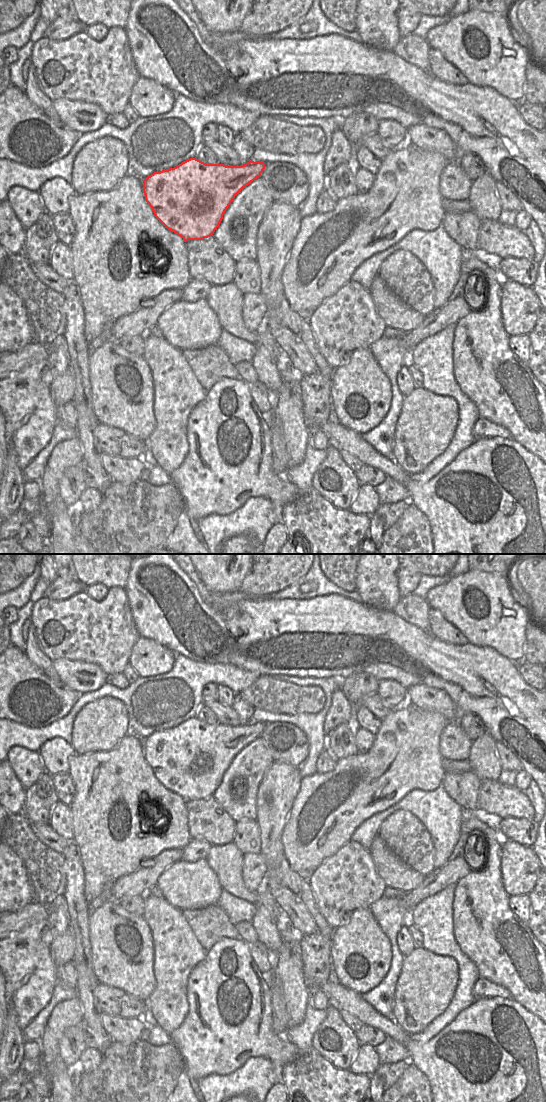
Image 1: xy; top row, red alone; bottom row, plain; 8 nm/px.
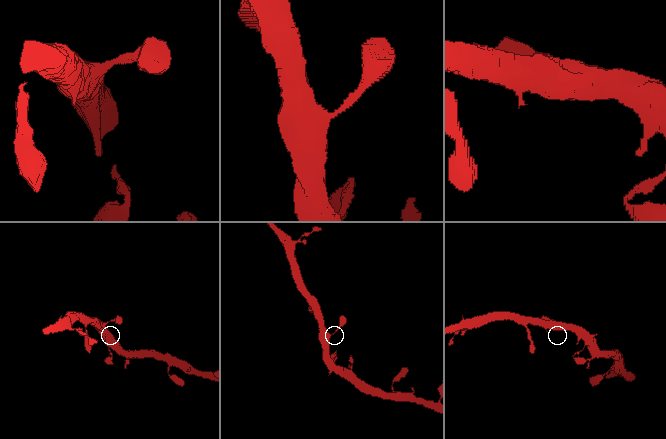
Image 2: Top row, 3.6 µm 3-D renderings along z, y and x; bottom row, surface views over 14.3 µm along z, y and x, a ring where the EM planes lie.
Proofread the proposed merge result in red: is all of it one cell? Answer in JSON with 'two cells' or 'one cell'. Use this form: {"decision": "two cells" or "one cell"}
{"decision": "one cell"}

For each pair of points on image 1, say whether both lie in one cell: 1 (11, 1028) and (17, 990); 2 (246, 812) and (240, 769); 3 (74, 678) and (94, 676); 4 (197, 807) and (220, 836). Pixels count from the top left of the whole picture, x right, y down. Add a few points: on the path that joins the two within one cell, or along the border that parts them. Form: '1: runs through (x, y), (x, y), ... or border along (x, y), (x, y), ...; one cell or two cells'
1: border along (10, 1007), (22, 1034); two cells
2: runs through (246, 801), (250, 788), (249, 778); one cell
3: runs through (79, 677), (89, 677); one cell
4: runs through (201, 814), (216, 829); one cell

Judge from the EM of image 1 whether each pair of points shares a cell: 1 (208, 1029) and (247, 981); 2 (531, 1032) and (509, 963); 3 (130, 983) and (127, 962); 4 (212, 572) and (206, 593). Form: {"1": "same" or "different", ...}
{"1": "same", "2": "different", "3": "same", "4": "different"}

